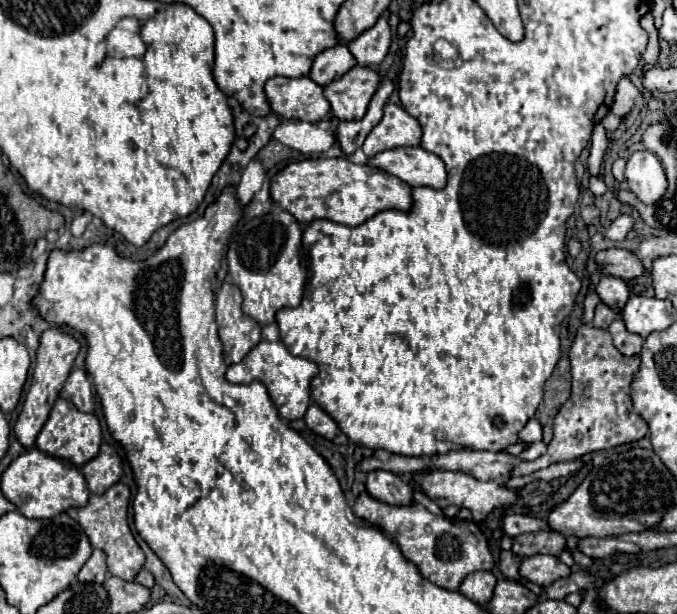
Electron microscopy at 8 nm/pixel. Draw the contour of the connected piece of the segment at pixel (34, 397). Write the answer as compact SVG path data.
M60 330L42 332L38 356L36 356L36 368L34 368L34 374L32 374L32 384L28 388L22 412L20 412L20 416L16 420L16 426L14 426L14 436L24 448L34 446L36 436L42 430L44 422L48 420L48 414L50 414L50 410L52 410L52 406L58 398L58 390L62 390L78 352L80 352L80 344L72 336L68 336Z

